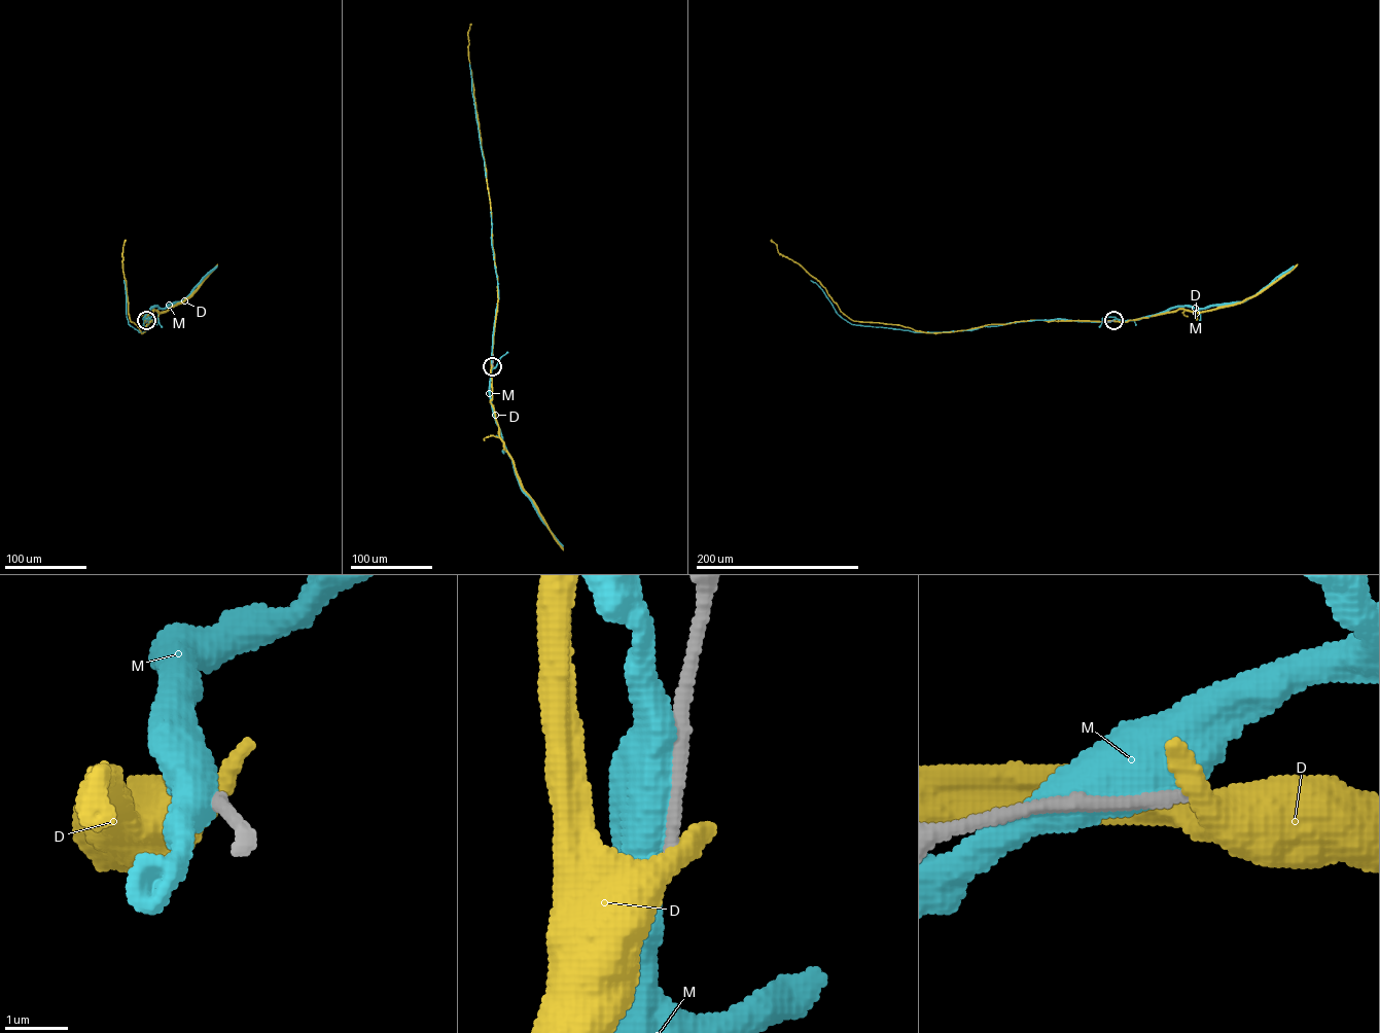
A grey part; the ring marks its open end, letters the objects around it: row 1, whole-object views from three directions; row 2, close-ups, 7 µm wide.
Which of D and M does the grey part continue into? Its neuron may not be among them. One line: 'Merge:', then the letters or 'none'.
Merge: none

